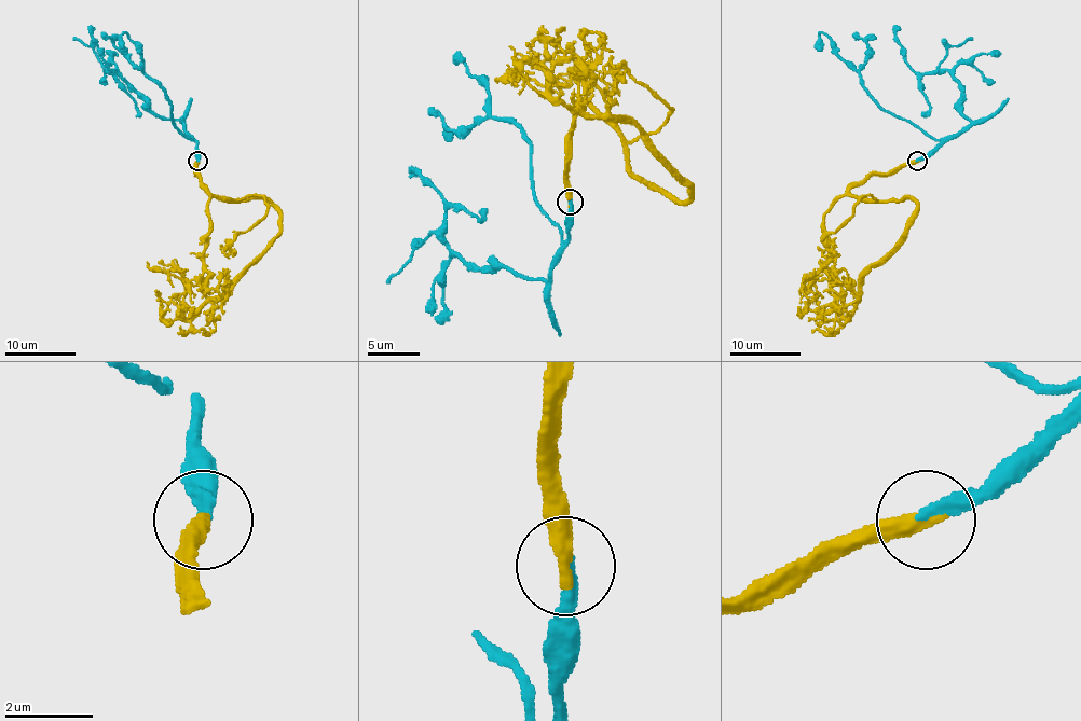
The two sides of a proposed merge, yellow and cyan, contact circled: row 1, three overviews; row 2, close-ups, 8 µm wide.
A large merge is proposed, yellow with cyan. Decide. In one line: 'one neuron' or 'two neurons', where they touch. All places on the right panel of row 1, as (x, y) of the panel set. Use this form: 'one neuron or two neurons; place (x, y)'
one neuron; place (917, 161)

